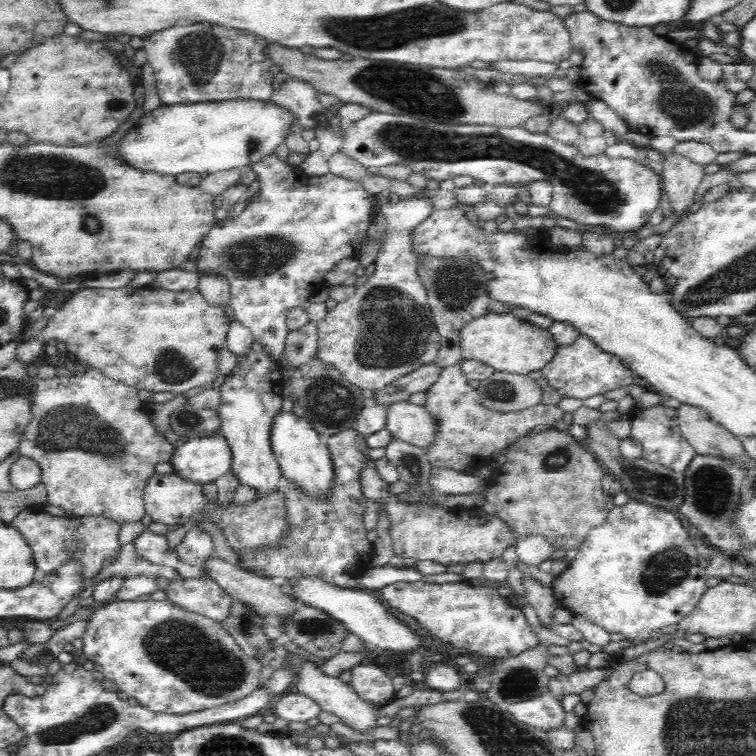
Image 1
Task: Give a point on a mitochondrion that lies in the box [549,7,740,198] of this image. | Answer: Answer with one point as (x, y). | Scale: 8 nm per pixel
(687, 107)

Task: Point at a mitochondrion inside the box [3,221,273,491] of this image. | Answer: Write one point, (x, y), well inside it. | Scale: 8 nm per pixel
(76, 426)

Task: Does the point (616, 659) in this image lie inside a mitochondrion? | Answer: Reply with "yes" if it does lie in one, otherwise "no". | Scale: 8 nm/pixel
no

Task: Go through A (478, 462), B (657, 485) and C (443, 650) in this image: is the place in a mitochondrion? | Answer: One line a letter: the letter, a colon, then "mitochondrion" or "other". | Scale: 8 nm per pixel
A: other
B: mitochondrion
C: other

